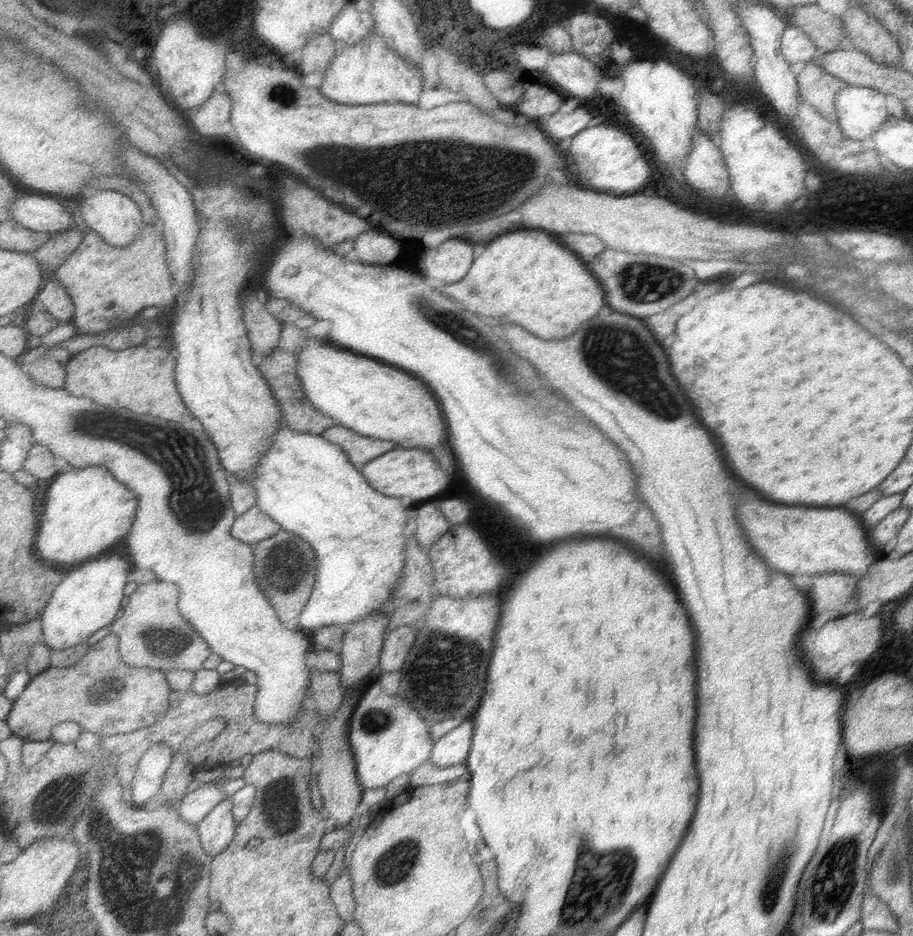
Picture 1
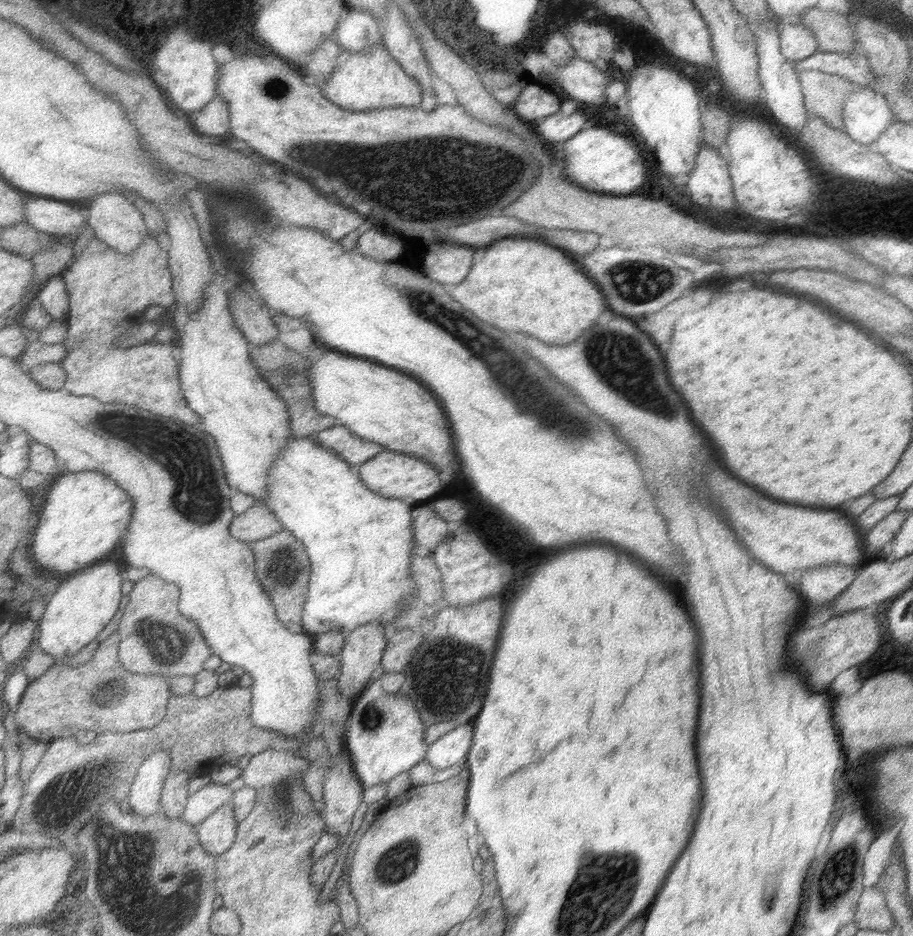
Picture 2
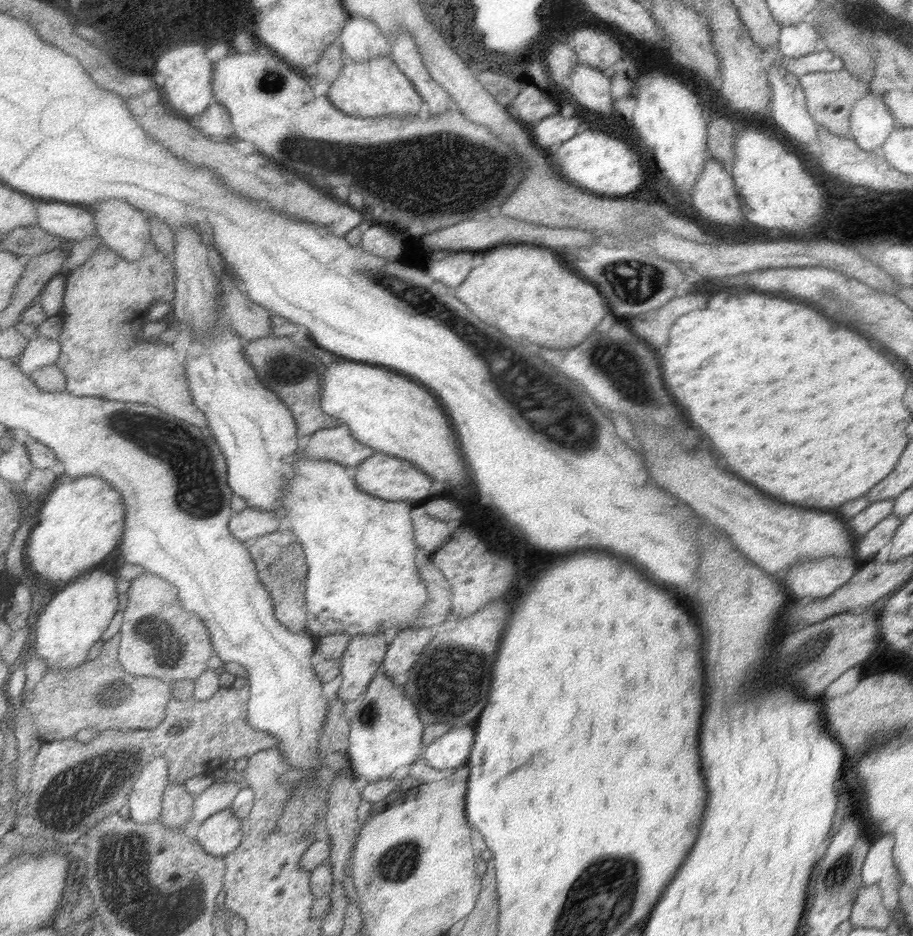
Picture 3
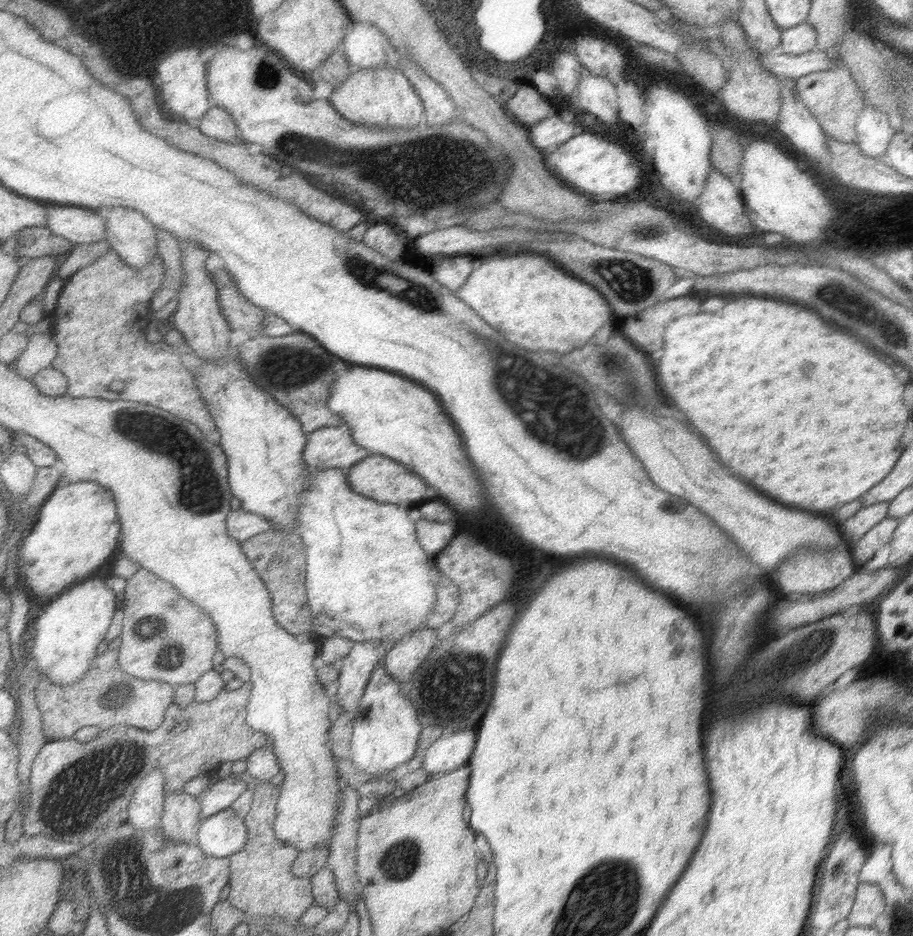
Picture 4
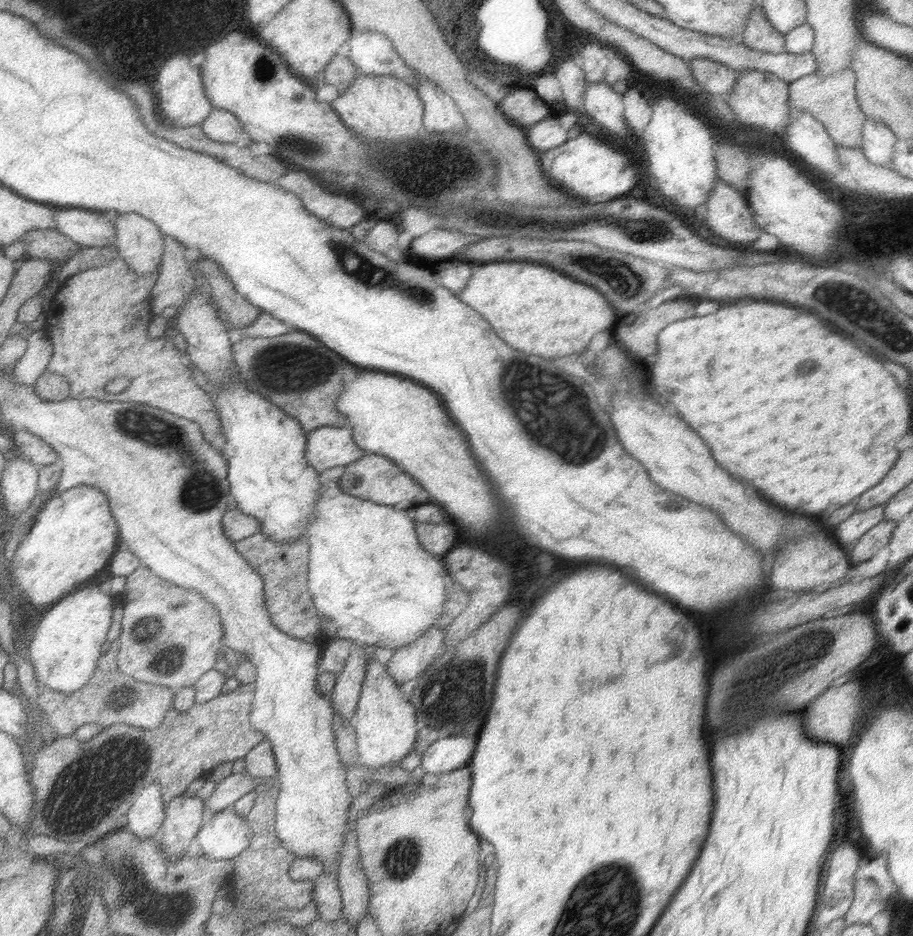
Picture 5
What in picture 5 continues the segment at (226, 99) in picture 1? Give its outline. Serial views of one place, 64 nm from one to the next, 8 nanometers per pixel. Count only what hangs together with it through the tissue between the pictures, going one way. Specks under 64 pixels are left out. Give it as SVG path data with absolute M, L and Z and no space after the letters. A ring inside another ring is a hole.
M217 108L209 116L209 120L205 120L201 126L207 132L207 136L213 138L213 140L217 140L217 142L227 142L227 144L245 146L245 148L255 142L251 138L251 134L245 134L243 122L231 110Z

